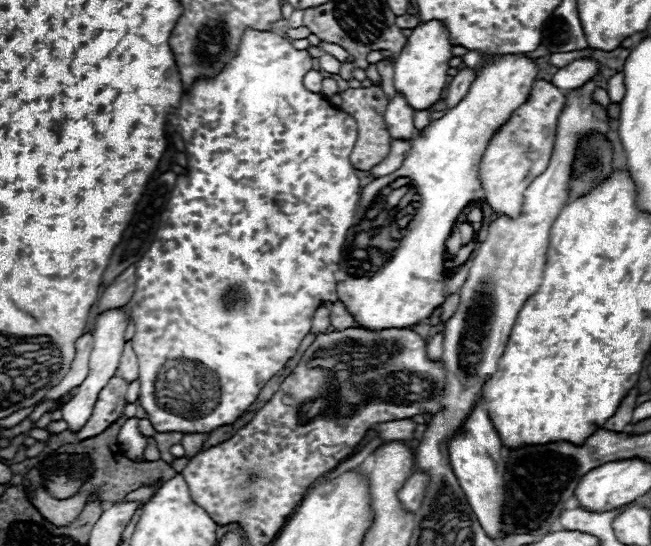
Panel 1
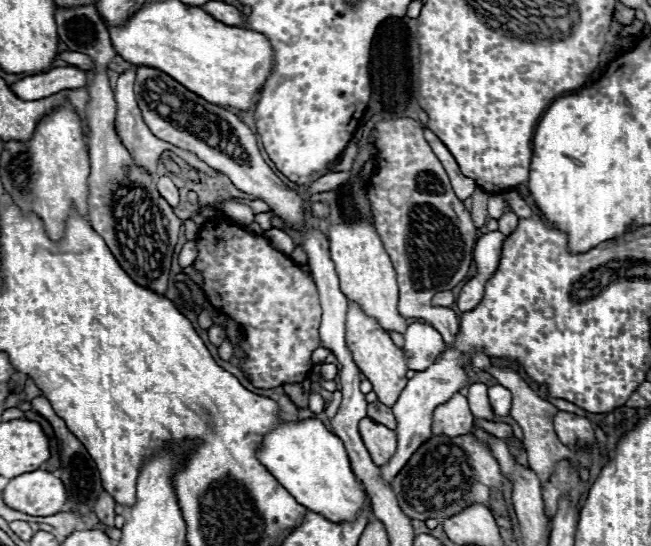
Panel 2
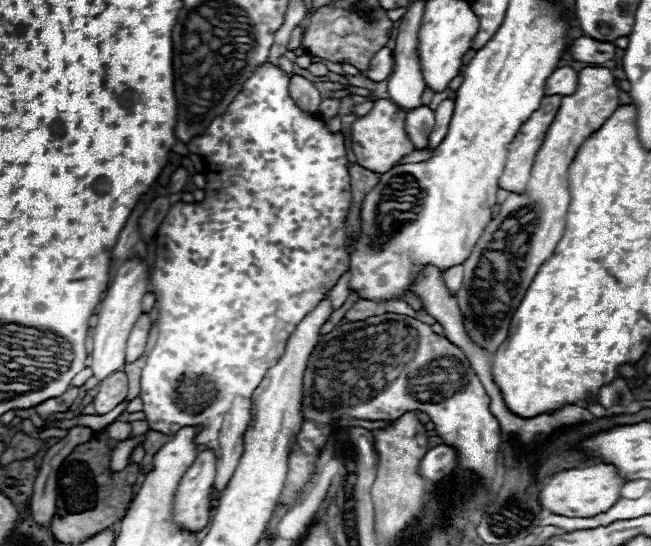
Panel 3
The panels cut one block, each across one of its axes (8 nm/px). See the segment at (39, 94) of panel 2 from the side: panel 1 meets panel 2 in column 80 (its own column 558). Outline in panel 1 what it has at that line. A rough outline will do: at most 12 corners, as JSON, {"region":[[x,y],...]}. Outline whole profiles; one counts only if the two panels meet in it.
{"region":[[578,58],[560,68],[552,84],[560,90],[584,86],[598,74],[598,62]]}

